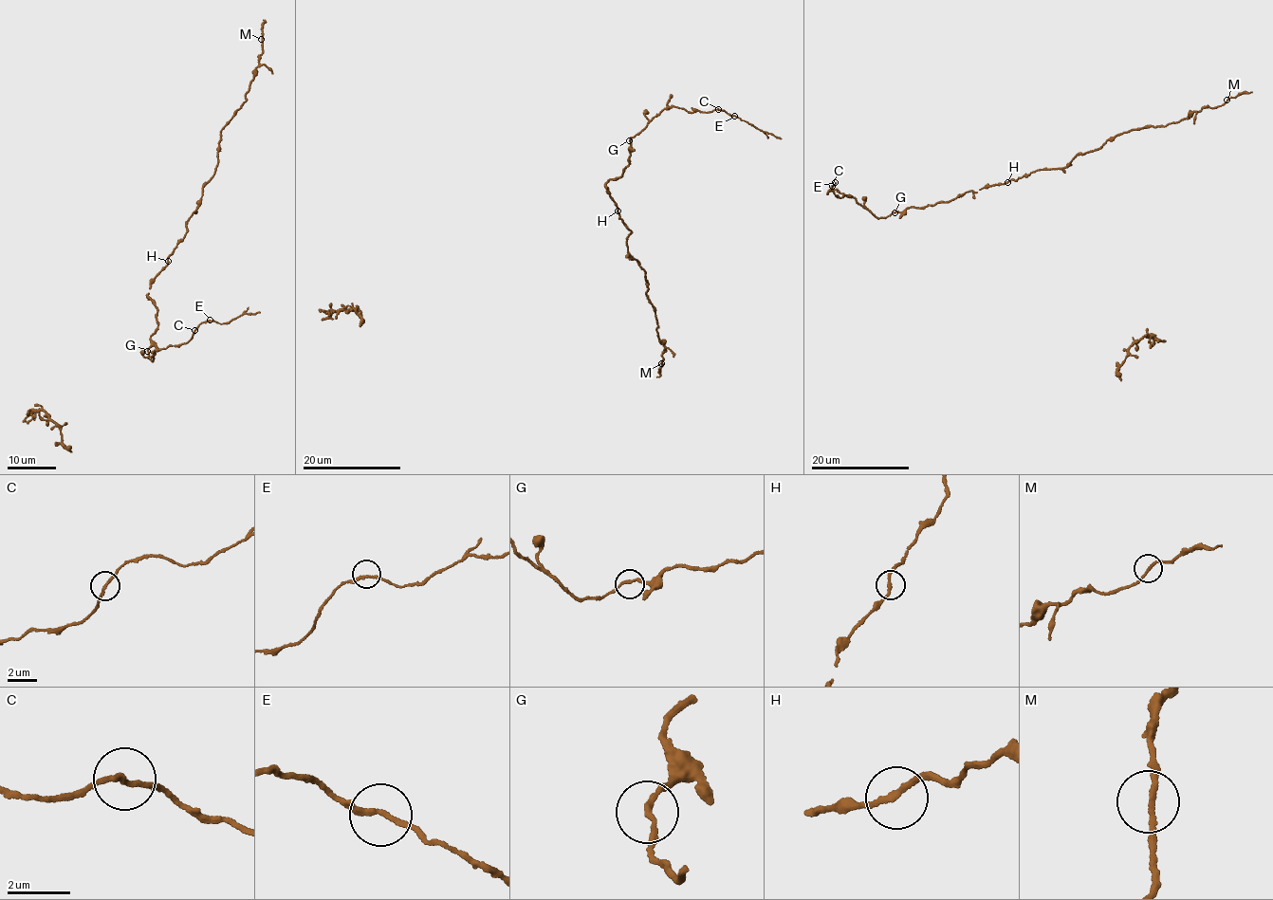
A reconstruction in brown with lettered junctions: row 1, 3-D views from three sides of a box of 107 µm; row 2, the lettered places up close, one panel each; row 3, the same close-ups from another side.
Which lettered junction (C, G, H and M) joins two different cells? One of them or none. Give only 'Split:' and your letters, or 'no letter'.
Split: no letter

